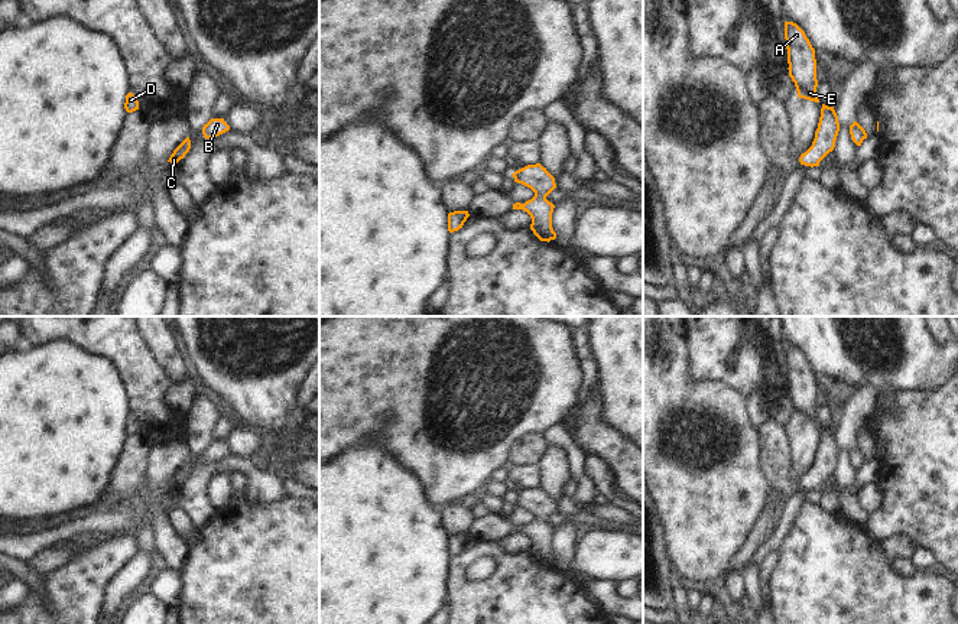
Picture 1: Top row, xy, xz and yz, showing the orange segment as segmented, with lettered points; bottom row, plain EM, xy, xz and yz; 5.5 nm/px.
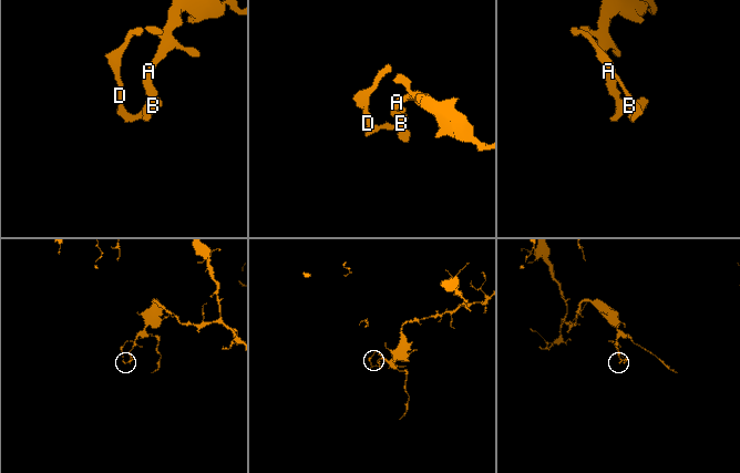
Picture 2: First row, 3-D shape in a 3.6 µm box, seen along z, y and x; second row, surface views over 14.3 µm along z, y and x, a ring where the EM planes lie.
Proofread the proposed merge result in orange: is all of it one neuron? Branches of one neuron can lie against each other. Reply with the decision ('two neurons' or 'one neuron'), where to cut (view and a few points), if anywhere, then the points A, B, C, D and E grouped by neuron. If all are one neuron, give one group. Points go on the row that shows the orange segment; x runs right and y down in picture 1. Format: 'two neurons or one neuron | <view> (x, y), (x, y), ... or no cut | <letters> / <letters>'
one neuron | no cut | A B C D E

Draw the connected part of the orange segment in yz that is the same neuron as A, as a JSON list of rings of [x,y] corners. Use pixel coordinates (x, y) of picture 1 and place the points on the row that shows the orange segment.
[[[785,22],[789,77],[795,82],[798,97],[819,103],[816,59],[805,32],[793,22]]]

